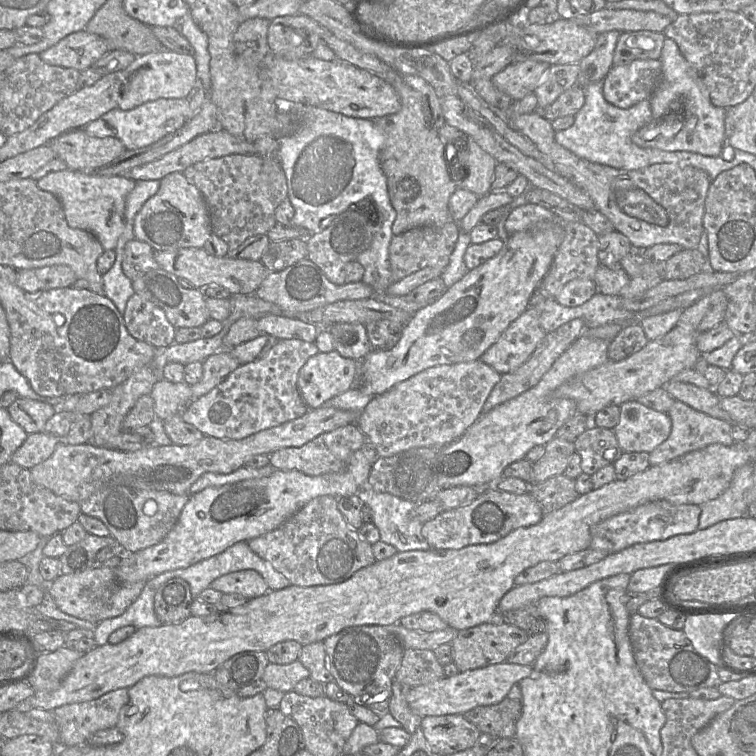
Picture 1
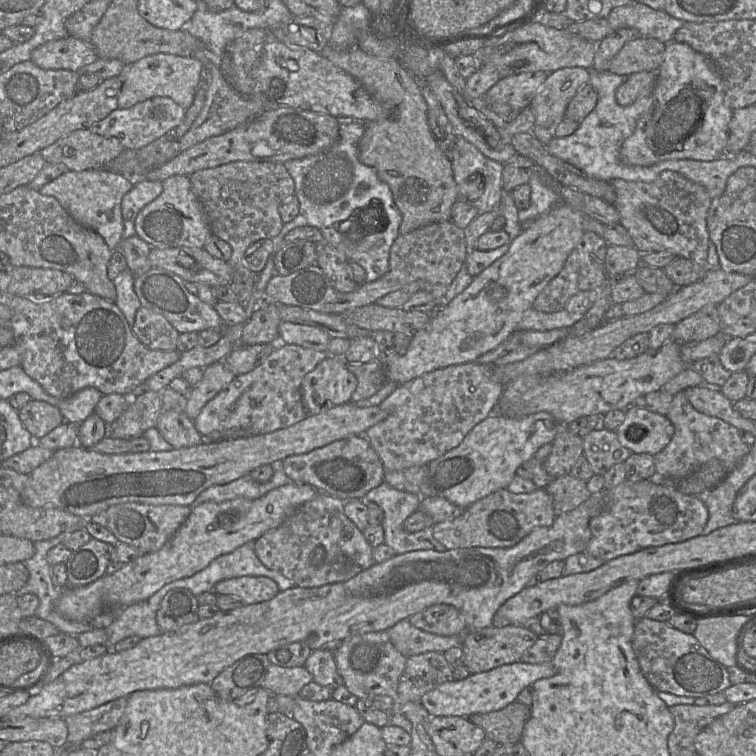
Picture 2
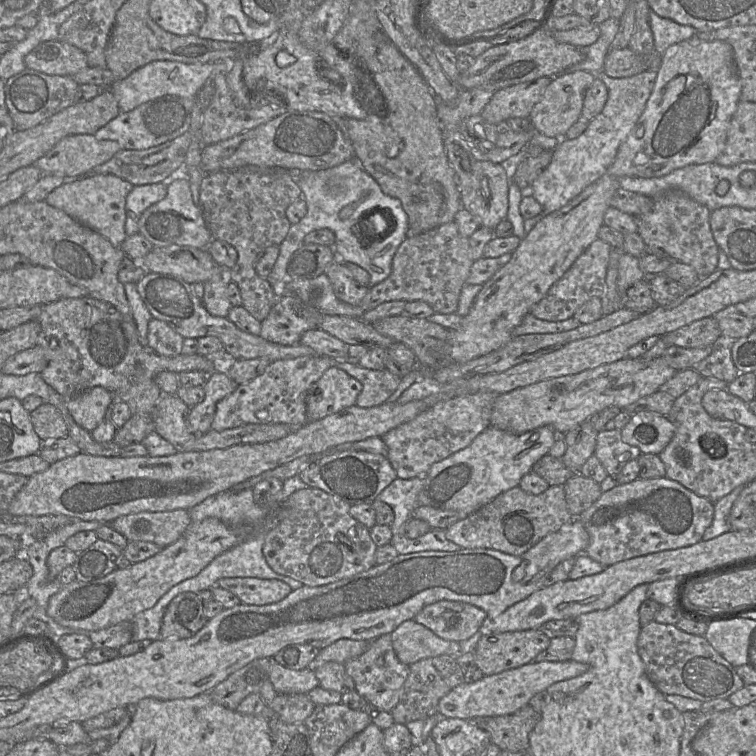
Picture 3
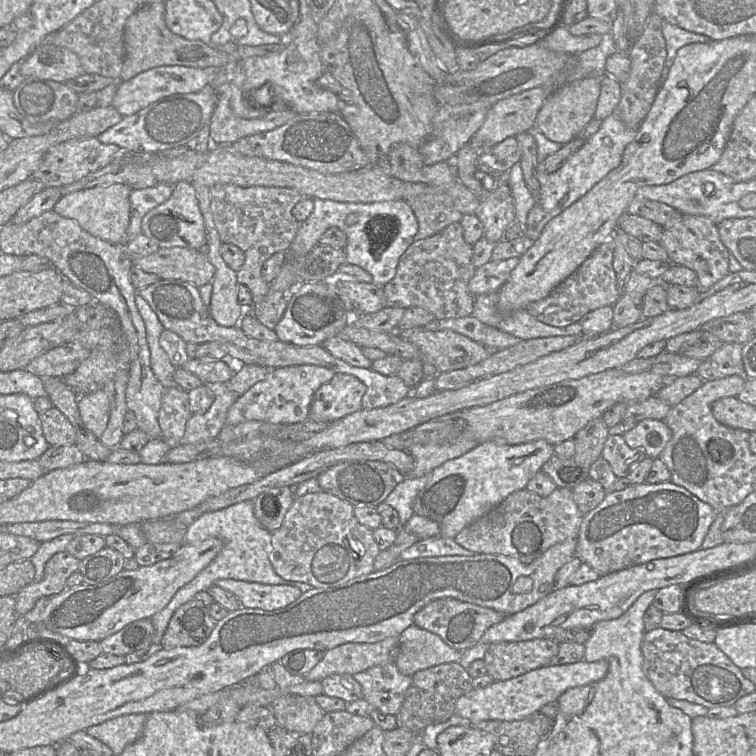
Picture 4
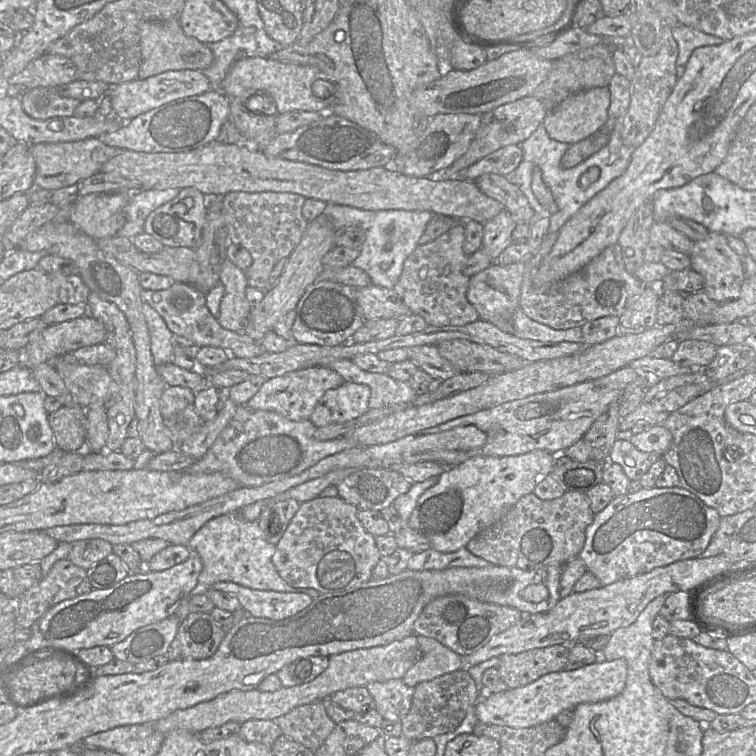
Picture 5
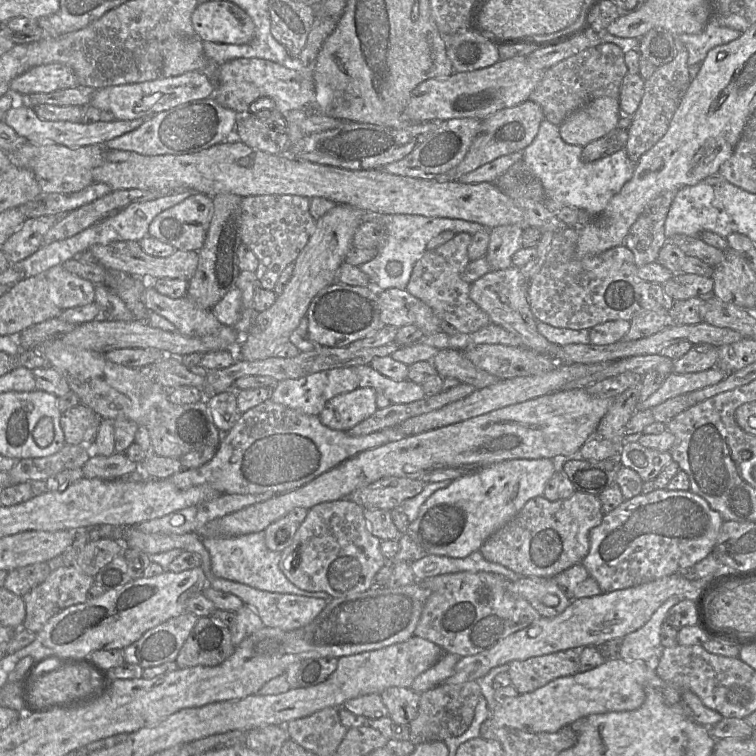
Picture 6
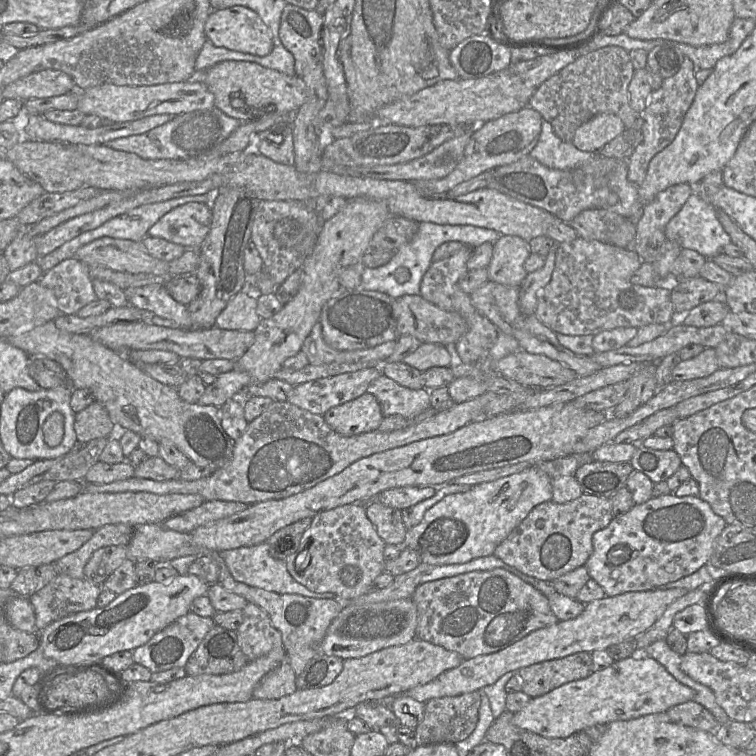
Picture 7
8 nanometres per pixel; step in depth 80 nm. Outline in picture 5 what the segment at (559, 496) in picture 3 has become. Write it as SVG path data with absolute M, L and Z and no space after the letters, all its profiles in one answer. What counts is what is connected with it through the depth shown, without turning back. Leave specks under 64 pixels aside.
M566 491L561 497L553 500L542 500L530 493L521 497L499 521L473 537L465 548L490 564L525 571L549 565L564 565L580 554L585 544L586 529L593 522L594 516L589 498L584 493Z

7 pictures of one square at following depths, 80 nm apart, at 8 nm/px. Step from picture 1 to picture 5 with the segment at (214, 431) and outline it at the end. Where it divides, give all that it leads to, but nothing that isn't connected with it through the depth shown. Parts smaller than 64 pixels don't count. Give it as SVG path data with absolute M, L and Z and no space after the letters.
M328 367L301 369L279 377L266 379L246 406L254 410L276 412L293 421L310 420L317 403L325 392L338 388L344 382L339 373Z

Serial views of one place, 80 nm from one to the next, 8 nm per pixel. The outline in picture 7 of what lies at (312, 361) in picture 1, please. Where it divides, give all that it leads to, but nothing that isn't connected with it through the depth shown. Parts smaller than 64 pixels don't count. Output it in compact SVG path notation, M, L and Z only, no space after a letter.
M368 391L356 399L330 408L323 416L334 431L344 436L377 431L383 417L379 402Z

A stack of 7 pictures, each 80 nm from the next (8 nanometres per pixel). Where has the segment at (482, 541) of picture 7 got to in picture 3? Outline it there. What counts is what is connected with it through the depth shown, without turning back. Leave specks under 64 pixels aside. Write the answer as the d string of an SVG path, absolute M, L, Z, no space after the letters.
M489 426L469 446L430 467L417 496L417 506L455 512L459 519L464 518L499 494L517 487L521 478L531 472L532 466L549 453L558 436L549 426L519 435Z

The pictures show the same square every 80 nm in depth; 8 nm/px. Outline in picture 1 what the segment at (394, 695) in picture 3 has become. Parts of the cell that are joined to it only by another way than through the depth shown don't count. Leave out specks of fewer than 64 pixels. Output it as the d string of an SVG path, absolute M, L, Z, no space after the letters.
M379 625L353 626L324 641L326 668L334 682L362 705L379 716L388 712L392 683L401 664L404 648L391 630Z

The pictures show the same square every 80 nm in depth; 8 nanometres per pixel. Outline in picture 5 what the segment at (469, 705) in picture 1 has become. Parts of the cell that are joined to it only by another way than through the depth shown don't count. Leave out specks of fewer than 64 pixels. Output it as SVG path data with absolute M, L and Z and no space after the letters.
M624 659L595 662L574 670L562 670L543 675L534 682L481 698L475 705L479 722L527 728L555 720L562 712L583 703L597 703L618 696L626 685L627 663Z

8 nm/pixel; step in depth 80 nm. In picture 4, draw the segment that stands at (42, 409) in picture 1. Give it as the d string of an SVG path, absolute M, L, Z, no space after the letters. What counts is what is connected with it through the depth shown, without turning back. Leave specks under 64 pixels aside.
M52 407L39 414L43 435L50 446L76 444L76 431L67 417Z

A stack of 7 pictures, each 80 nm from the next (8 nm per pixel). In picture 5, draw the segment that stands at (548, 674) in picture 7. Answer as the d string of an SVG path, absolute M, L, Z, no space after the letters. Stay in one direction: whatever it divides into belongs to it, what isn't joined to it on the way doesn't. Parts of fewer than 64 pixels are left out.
M552 645L499 657L500 680L509 689L528 685L543 675L565 670L569 646Z

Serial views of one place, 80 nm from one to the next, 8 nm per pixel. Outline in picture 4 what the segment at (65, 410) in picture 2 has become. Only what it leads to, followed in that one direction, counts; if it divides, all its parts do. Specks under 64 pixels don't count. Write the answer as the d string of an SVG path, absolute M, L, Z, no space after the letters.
M100 388L79 395L77 406L85 427L99 439L107 427L110 416L109 399L105 391Z

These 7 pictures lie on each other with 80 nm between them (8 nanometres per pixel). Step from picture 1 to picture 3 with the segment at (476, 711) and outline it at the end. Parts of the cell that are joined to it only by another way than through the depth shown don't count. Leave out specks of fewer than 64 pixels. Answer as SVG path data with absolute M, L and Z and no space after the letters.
M526 705L512 714L475 717L470 721L489 733L491 743L501 751L517 752L529 749L529 734L540 717L537 711Z

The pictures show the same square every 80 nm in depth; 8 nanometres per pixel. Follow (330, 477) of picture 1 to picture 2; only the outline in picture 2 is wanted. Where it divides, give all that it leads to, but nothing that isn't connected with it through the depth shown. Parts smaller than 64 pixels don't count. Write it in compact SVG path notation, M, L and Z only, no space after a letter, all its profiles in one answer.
M289 483L257 499L236 498L220 503L193 505L191 513L168 542L159 550L144 553L120 570L80 587L68 587L56 601L56 611L63 617L89 621L106 609L125 609L147 600L165 585L192 576L217 557L230 553L247 542L255 541L269 530L279 527L301 505L319 492L307 484Z

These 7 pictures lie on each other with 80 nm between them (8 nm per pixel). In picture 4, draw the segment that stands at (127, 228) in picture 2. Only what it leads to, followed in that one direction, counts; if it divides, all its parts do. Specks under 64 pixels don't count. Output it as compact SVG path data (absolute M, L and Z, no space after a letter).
M158 183L155 186L132 190L129 196L130 223L127 229L129 237L142 233L142 219L153 208L166 202L172 195L173 186Z

